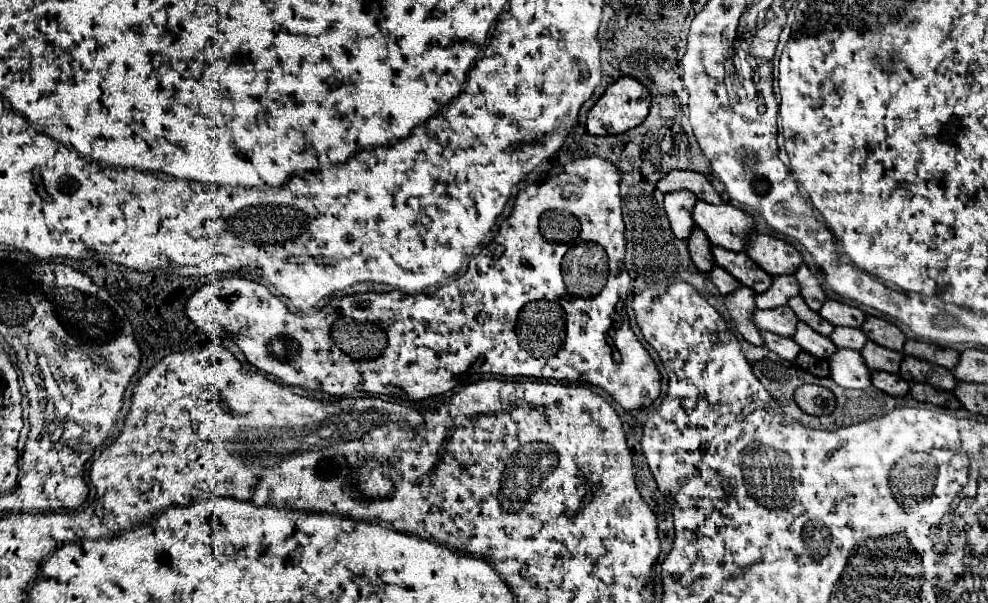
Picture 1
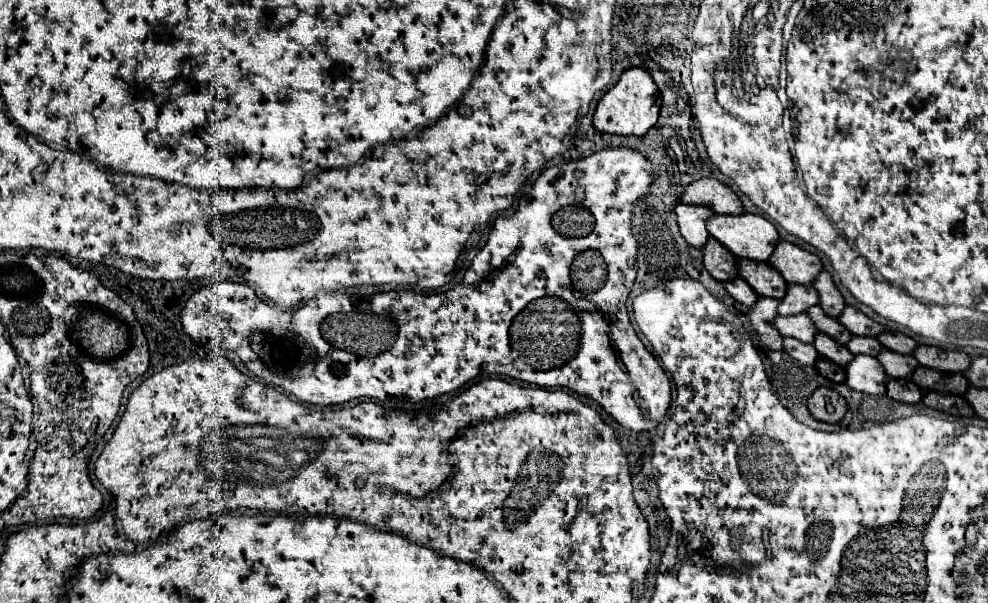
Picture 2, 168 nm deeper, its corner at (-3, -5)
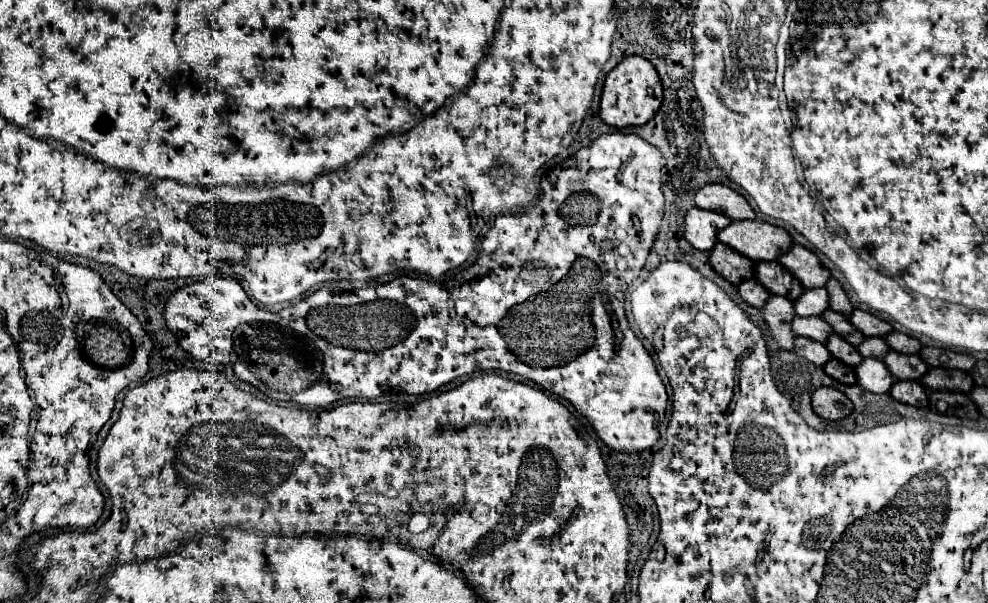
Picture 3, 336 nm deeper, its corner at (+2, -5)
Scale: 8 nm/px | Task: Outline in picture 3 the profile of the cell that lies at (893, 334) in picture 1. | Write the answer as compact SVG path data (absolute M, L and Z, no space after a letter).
M892 332L892 334L888 334L884 340L888 342L888 346L890 346L892 350L904 352L904 354L918 354L920 348L922 348L922 344L920 344L916 338L908 336L908 334L904 334L904 332Z

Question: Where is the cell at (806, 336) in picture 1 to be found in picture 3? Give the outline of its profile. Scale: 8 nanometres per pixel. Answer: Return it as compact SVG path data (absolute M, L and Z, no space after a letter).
M832 334L832 338L828 338L826 346L828 346L828 350L832 352L832 356L836 360L840 360L840 362L844 362L848 366L858 366L864 360L862 354L852 344L848 344L842 336L838 336L838 334Z

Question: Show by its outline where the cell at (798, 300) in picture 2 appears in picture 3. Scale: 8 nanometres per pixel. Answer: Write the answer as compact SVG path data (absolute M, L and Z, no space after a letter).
M814 288L814 290L806 290L796 302L796 316L820 316L830 308L830 300L828 300L828 292L826 288Z

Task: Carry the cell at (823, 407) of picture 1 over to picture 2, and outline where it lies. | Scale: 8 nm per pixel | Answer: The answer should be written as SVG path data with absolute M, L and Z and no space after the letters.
M823 386L811 394L807 408L815 420L829 422L829 424L839 422L847 412L845 398L839 392L831 388L823 388Z

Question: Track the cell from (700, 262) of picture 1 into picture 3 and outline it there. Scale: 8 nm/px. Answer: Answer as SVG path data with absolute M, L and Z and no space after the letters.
M718 242L712 252L710 252L710 262L714 266L714 270L724 276L730 284L738 286L740 282L746 282L750 278L754 278L754 272L750 272L750 266L756 268L756 262L738 254L736 250L732 250L730 246Z

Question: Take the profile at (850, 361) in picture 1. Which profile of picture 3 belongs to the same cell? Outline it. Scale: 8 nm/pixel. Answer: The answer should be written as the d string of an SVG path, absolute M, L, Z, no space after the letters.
M864 358L862 364L856 366L856 376L858 376L858 384L864 390L870 390L874 394L890 392L892 384L896 380L892 376L892 372L886 368L886 364L876 358Z

